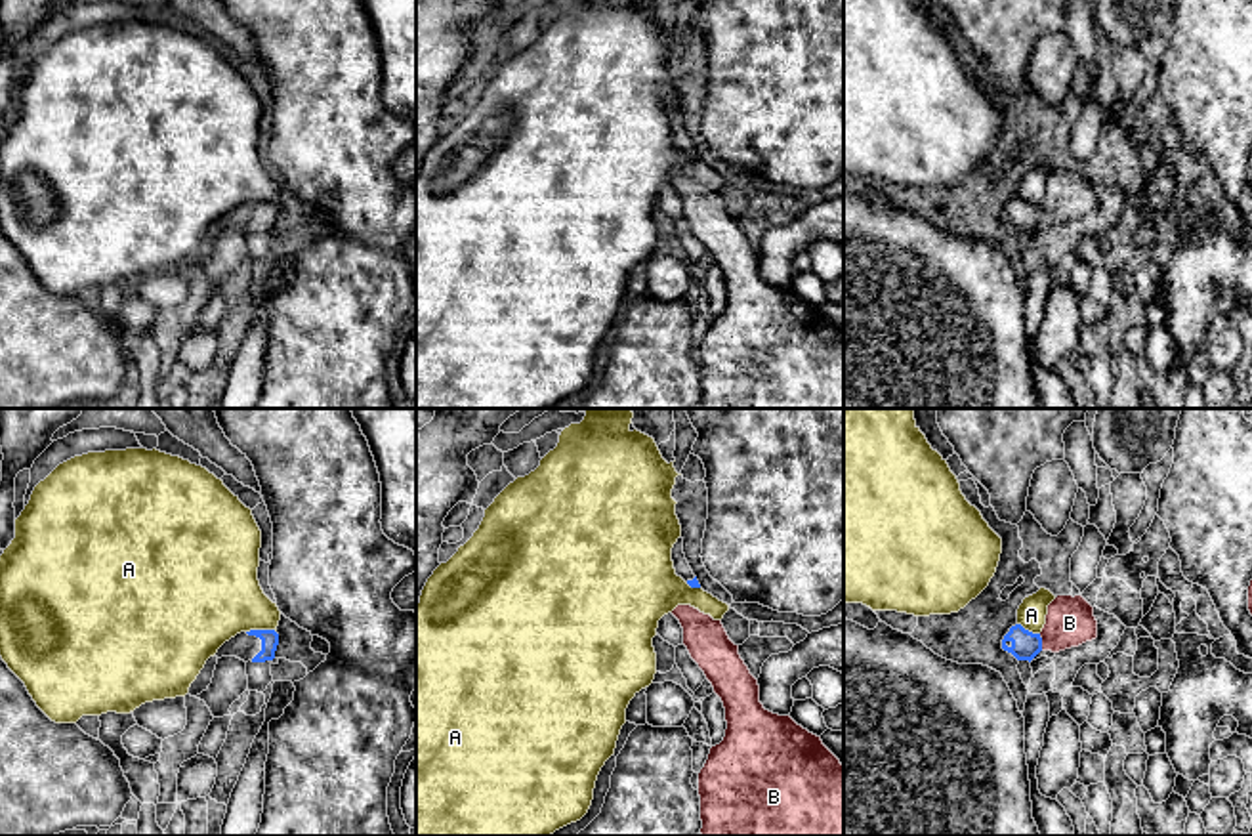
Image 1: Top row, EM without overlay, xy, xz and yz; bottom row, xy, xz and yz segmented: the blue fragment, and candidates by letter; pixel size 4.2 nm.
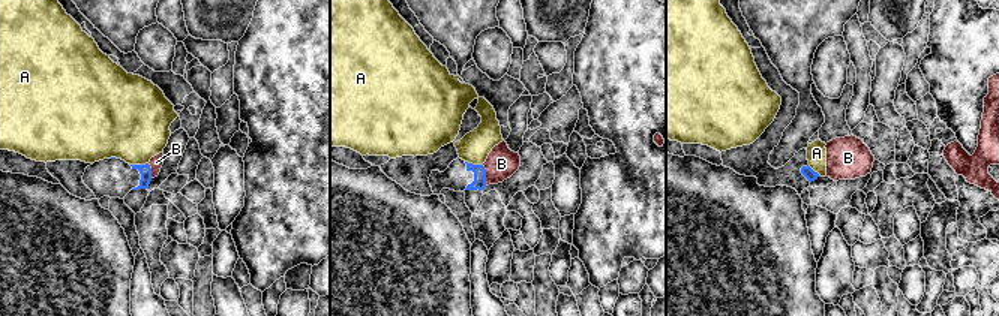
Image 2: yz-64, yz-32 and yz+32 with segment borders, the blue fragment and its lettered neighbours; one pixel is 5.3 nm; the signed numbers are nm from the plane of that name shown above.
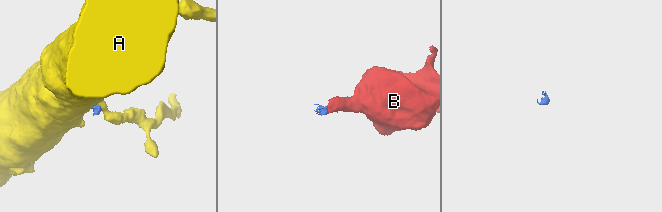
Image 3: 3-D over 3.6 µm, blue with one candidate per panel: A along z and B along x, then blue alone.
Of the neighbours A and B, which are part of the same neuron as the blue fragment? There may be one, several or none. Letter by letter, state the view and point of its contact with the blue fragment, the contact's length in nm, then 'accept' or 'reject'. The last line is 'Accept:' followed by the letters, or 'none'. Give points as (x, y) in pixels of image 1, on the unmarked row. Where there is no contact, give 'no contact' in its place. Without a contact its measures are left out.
A: meets blue in xy at (260, 203); contact 130 nm long; reject
B: meets blue in yz at (1041, 214); contact 70 nm long; accept
Accept: B

